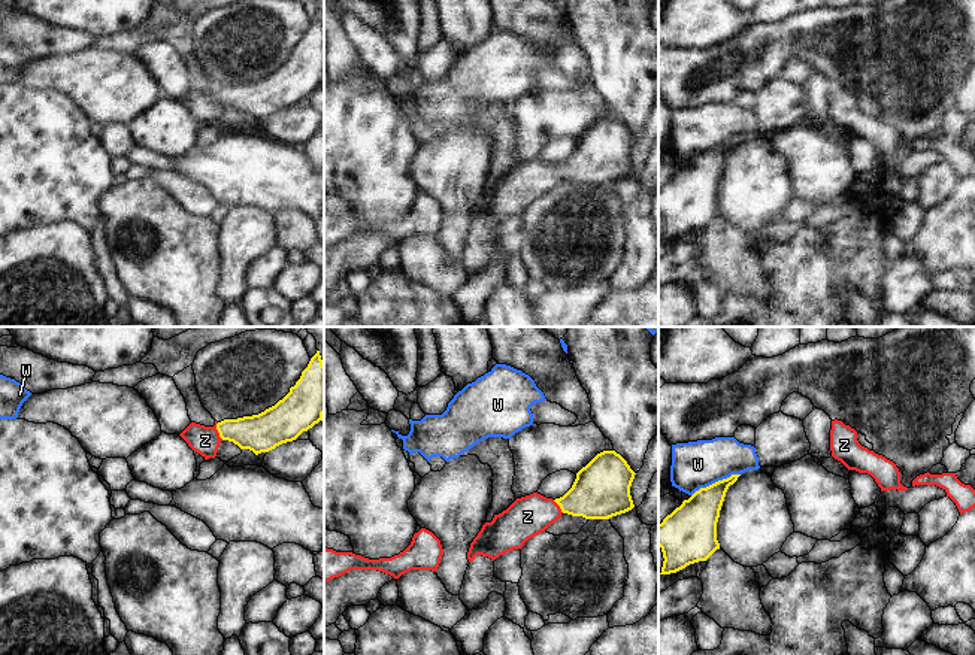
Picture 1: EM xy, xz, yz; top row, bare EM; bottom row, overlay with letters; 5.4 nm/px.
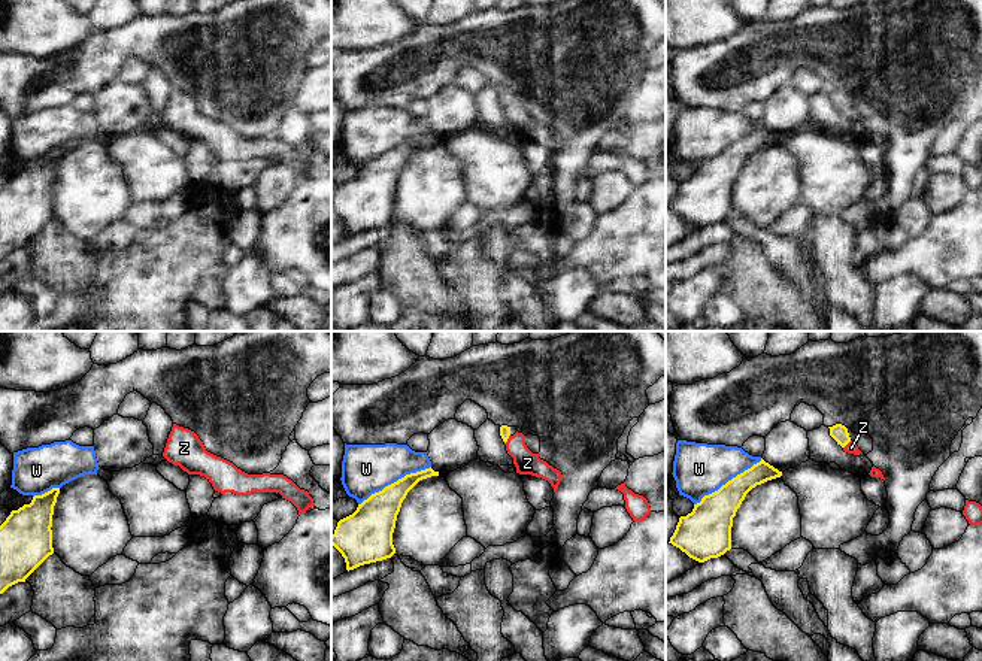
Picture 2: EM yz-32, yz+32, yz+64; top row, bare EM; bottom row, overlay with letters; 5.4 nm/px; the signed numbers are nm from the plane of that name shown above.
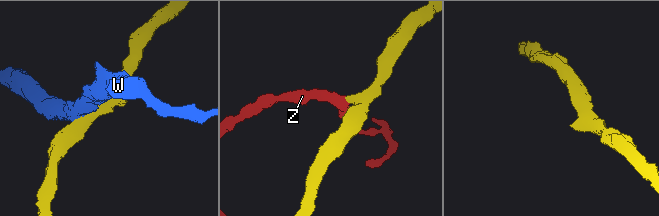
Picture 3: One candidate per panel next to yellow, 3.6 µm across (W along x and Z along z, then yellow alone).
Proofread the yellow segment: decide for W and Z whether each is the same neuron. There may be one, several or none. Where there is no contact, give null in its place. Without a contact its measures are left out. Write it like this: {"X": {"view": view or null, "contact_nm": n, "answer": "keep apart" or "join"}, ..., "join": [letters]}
{"W": {"view": "yz", "contact_nm": 300, "answer": "keep apart"}, "Z": {"view": "xy", "contact_nm": 100, "answer": "join"}, "join": ["Z"]}

